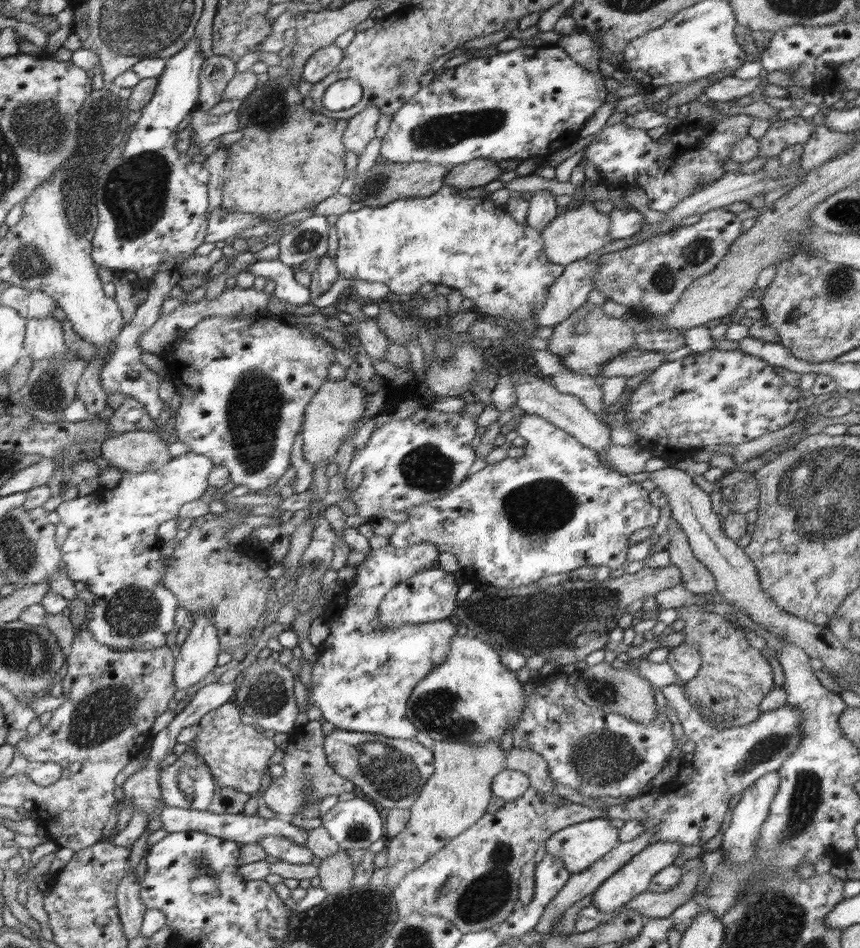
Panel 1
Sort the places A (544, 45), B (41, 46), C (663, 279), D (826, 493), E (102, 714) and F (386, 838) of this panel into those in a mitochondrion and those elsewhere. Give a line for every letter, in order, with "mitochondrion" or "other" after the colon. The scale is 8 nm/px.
A: other
B: other
C: mitochondrion
D: mitochondrion
E: mitochondrion
F: other

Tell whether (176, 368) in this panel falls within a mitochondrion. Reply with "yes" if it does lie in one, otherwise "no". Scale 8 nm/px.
no

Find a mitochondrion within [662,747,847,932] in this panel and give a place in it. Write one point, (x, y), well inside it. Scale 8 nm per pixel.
(805, 797)

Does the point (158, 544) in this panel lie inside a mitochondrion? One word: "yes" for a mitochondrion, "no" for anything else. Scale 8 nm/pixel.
no

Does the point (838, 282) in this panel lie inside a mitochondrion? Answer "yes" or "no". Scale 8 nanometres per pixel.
yes

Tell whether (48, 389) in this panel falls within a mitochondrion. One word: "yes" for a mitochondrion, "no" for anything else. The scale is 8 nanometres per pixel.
yes

